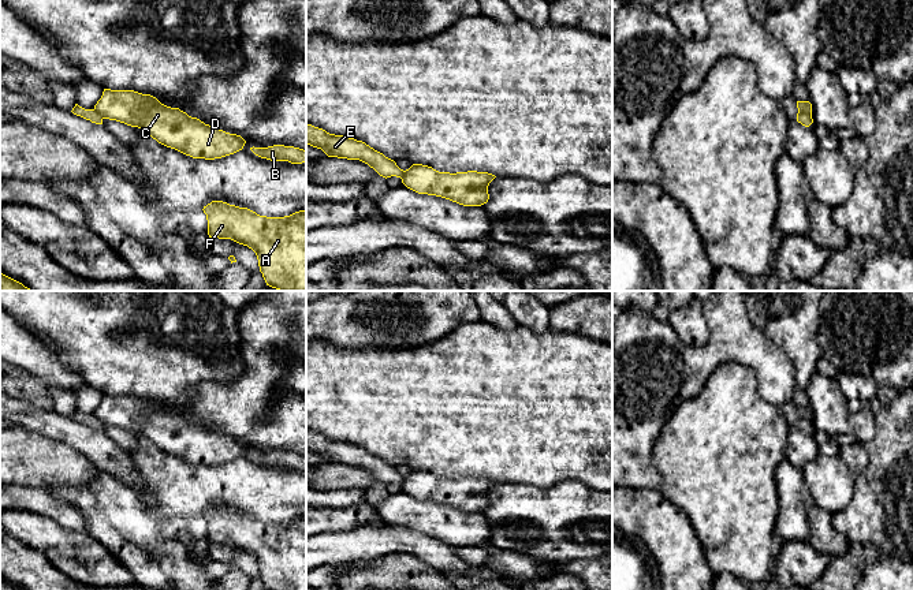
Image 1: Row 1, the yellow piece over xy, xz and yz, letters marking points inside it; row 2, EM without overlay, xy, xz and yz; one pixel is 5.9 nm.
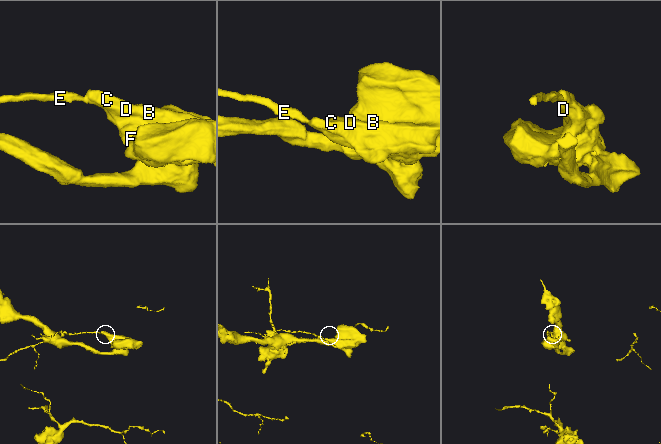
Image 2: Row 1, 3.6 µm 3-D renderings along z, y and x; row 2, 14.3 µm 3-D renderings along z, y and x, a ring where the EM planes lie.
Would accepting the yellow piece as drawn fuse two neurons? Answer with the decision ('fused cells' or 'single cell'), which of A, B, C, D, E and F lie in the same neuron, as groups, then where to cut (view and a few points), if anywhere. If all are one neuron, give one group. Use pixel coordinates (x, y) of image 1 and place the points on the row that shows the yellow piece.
fused cells; A B C D F / E; cut in yz along (798, 111), (811, 116)

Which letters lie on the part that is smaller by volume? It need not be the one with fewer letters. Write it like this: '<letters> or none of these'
E

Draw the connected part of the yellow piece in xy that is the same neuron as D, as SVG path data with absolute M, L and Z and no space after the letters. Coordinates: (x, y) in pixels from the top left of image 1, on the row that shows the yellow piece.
M104 89L94 111L104 119L142 128L159 143L193 158L221 158L242 150L246 143L241 135L215 128L134 90Z

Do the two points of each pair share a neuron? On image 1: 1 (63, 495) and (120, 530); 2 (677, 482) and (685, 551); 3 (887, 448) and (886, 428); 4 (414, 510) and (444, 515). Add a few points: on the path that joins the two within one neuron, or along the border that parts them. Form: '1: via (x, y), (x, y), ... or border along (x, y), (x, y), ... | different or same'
1: via (77, 497), (90, 500), (107, 516) | same
2: border along (659, 489), (684, 512), (696, 534) | different
3: via (887, 443), (887, 433) | same
4: via (421, 515), (438, 515) | same

